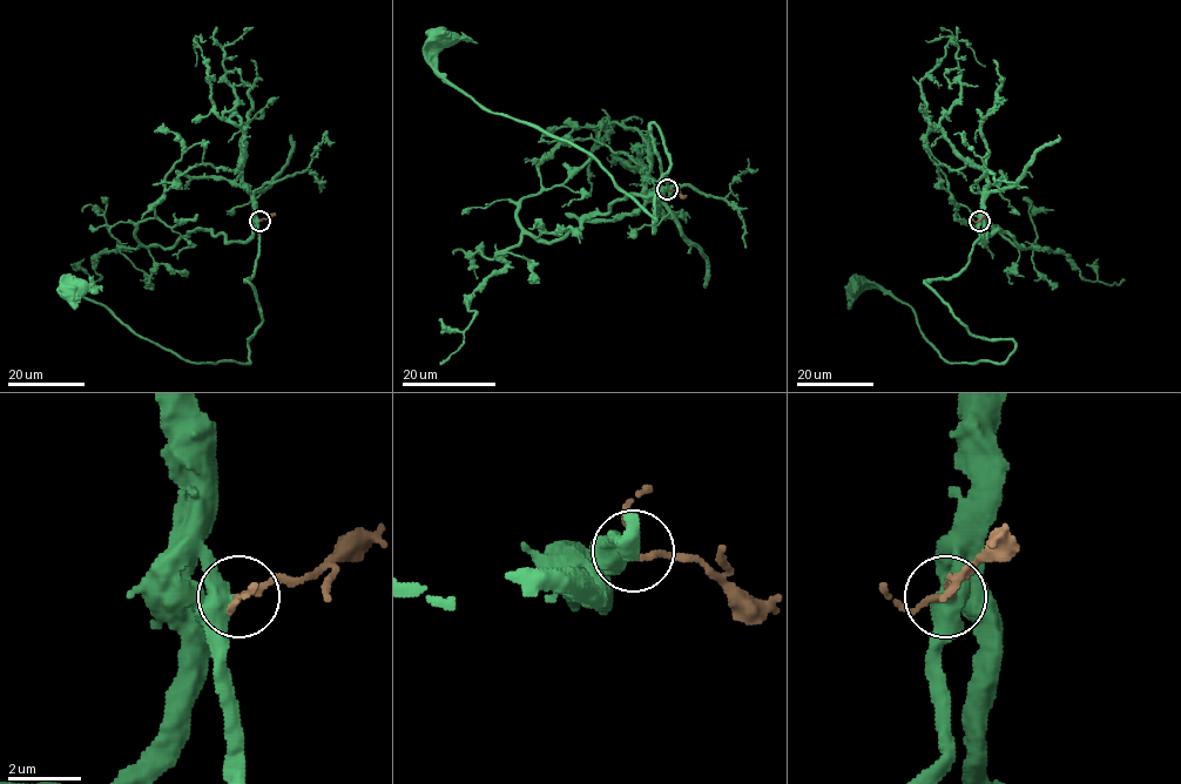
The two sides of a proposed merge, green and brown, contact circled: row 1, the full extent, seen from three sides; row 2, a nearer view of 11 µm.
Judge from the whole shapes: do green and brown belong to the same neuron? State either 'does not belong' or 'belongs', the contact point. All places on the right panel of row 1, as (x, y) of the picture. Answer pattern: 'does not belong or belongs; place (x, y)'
belongs; place (979, 221)

